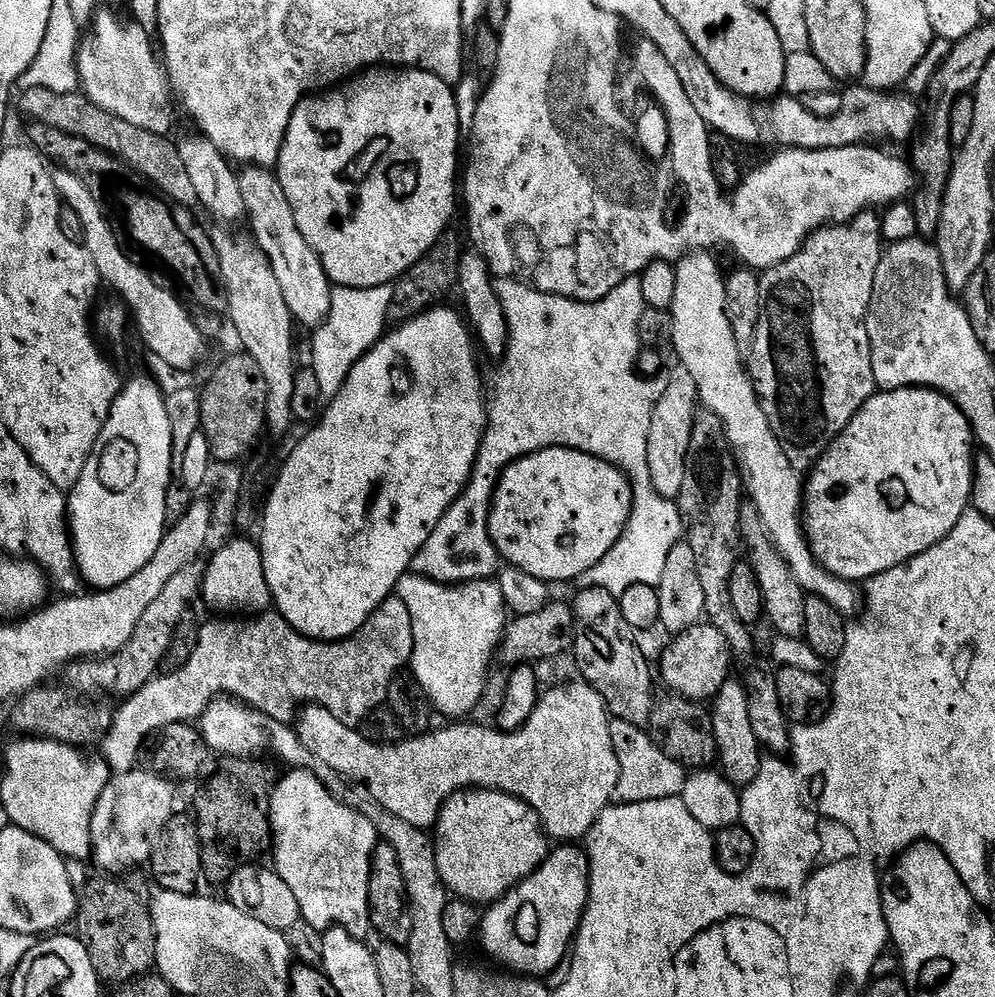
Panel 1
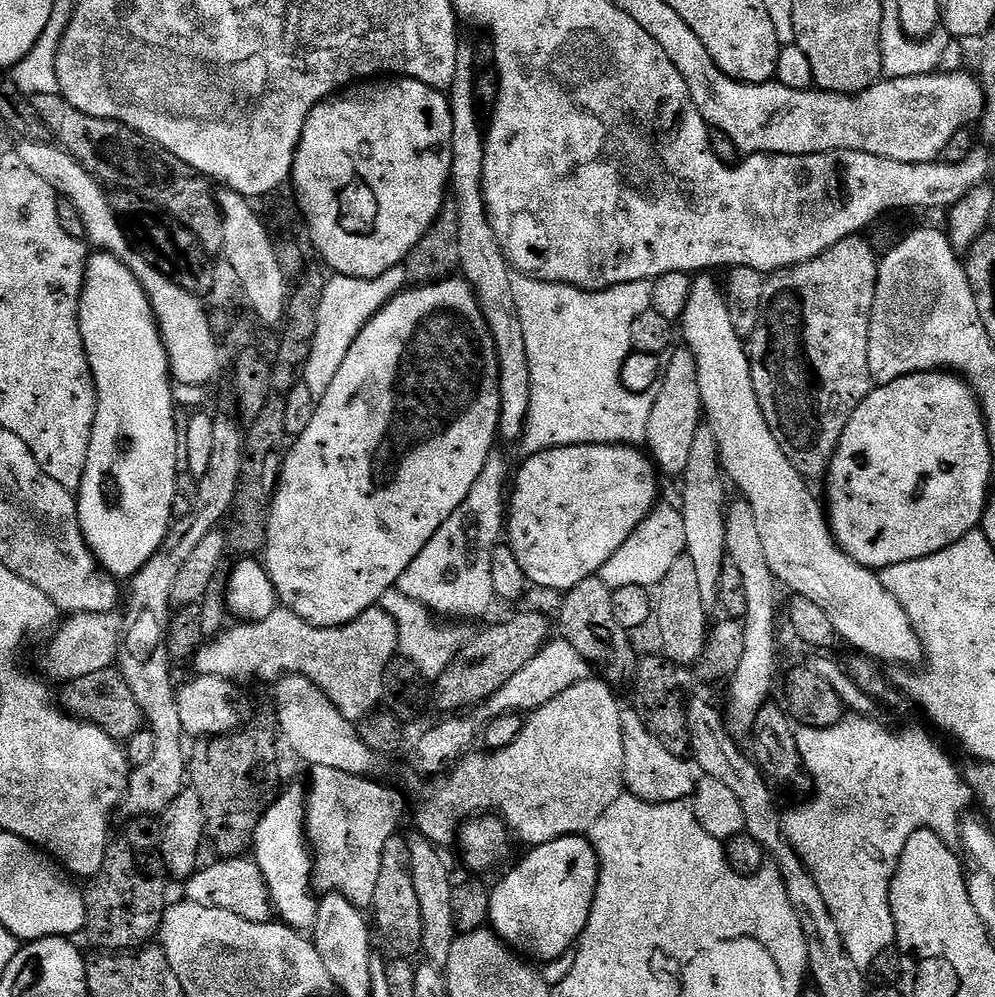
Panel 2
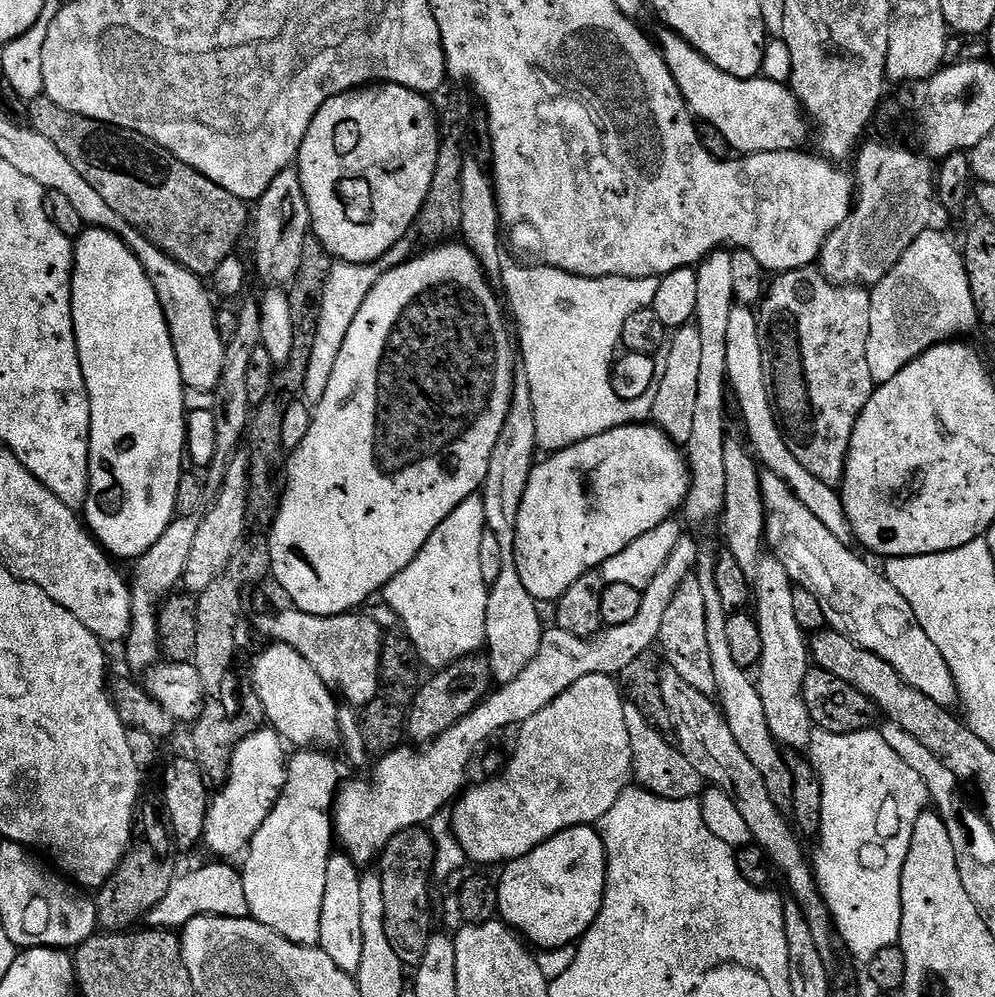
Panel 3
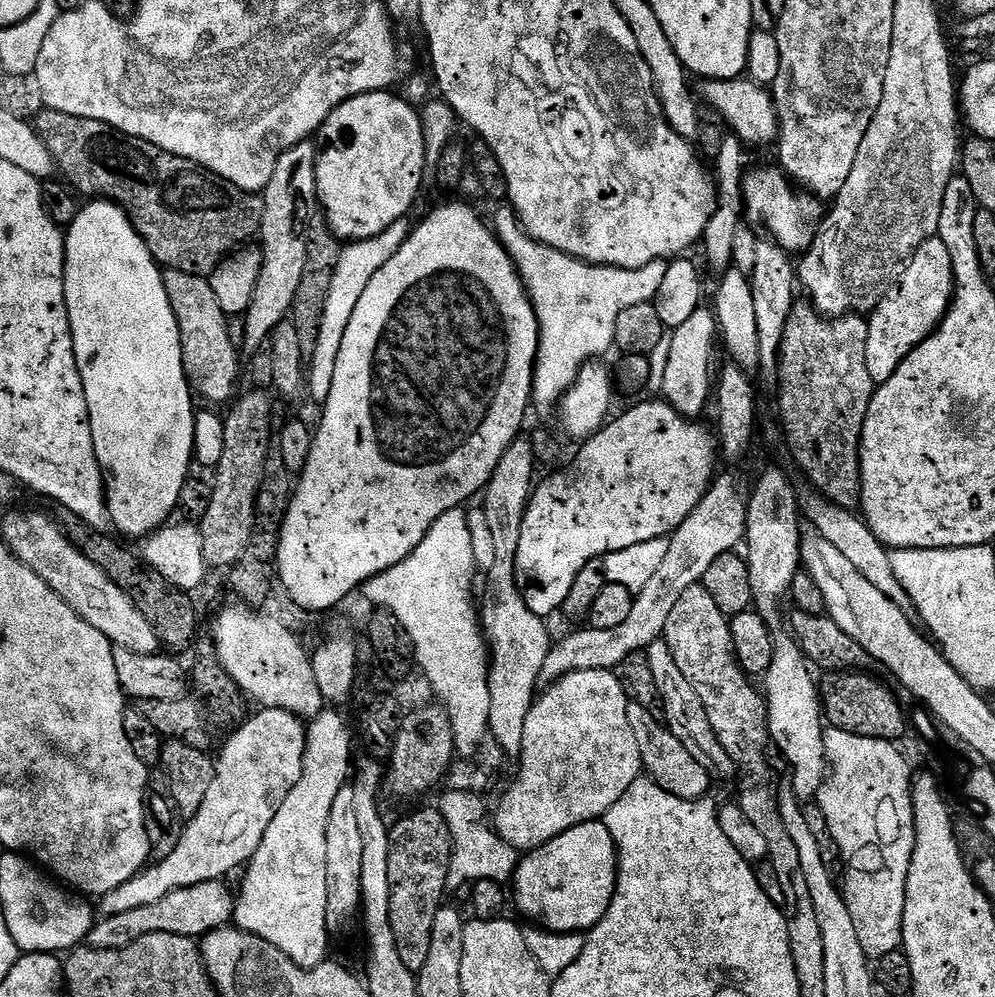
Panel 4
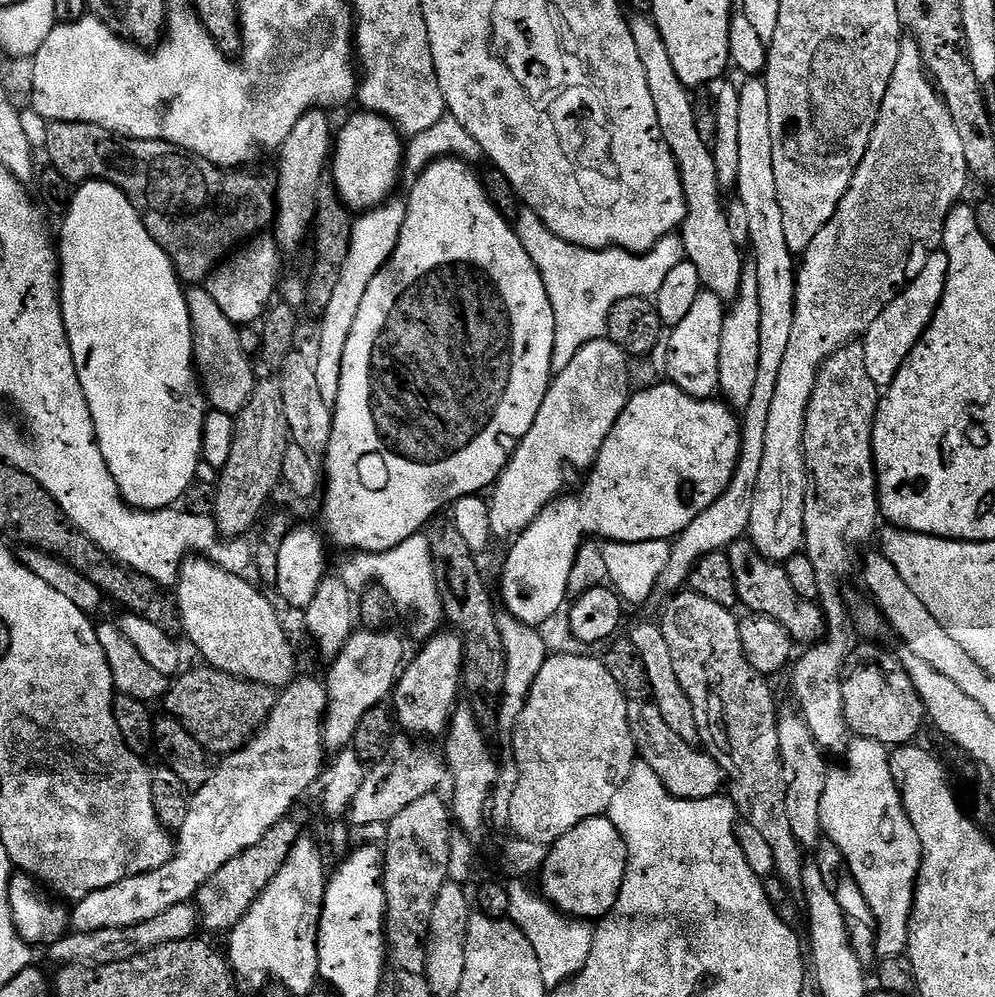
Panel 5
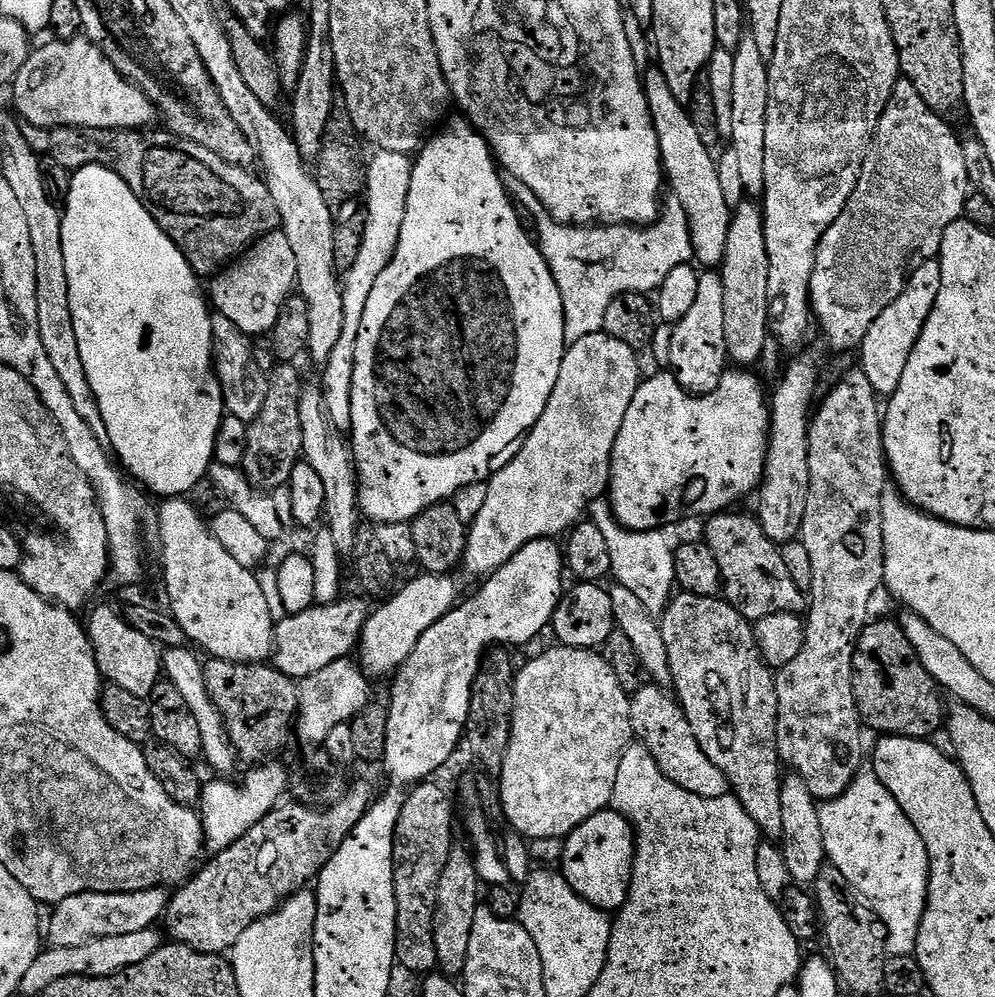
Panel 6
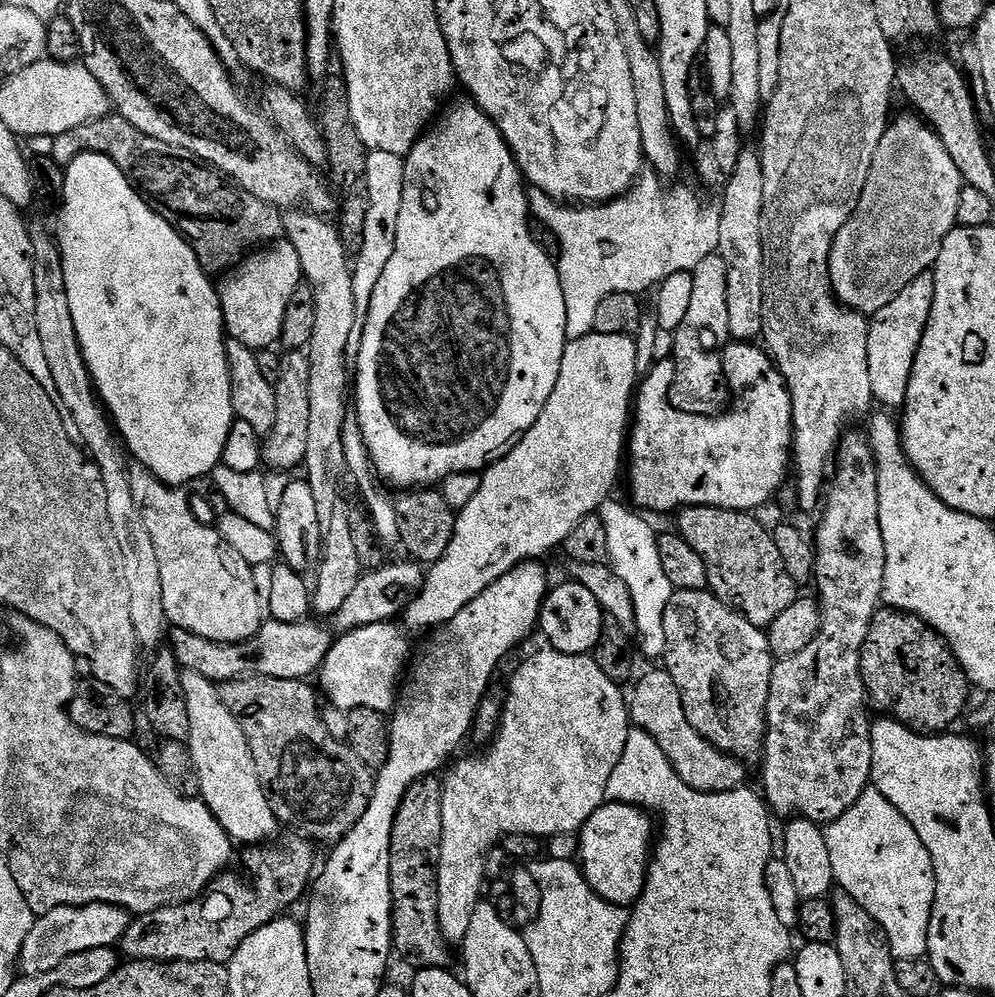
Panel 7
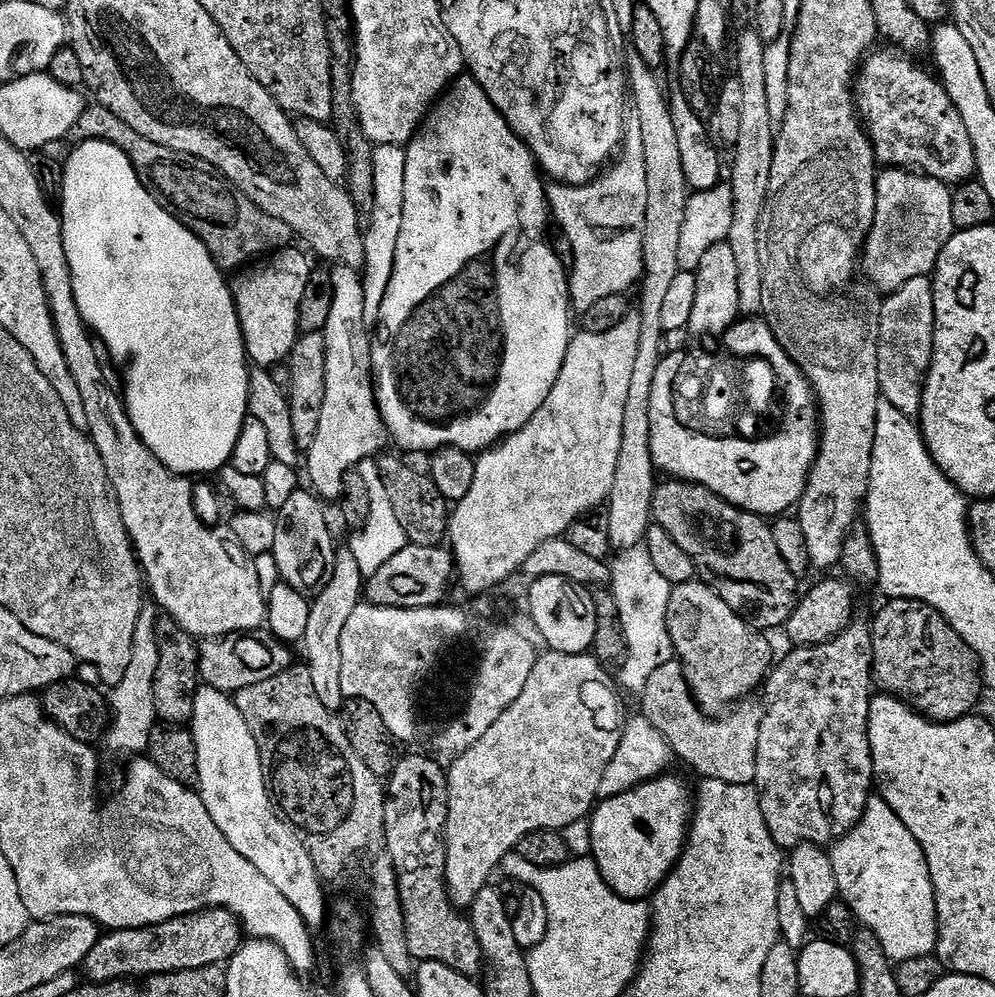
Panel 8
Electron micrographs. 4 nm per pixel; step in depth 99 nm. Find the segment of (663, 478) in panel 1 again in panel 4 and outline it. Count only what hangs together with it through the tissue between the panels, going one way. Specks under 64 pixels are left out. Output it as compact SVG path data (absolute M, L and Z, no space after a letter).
M702 306L698 310L694 310L694 314L687 320L682 322L682 326L671 329L670 339L666 344L666 352L668 348L668 357L664 360L664 373L659 373L658 388L661 388L663 399L674 410L678 410L678 414L682 414L688 420L699 421L700 415L704 412L704 407L709 407L710 401L714 396L714 368L712 372L712 355L715 354L716 348L718 352L718 329L716 327L716 314L711 307Z

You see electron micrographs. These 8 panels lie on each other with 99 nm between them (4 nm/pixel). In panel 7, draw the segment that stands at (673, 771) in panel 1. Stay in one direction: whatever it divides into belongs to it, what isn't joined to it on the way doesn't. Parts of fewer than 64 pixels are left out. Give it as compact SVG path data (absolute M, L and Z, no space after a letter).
M668 671L648 672L637 682L632 696L630 692L630 720L635 727L646 730L646 734L654 738L656 747L670 758L674 770L678 770L678 778L682 778L686 786L699 792L729 792L745 787L747 780L744 779L748 776L745 761L727 756L690 726L682 706L682 694Z

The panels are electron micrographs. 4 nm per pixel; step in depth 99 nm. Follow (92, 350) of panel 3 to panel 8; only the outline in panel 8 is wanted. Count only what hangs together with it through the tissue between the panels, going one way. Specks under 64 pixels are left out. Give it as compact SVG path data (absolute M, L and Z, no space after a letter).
M88 140L84 144L76 144L73 149L68 165L65 163L62 168L62 199L58 204L58 215L64 235L66 262L70 266L70 278L74 286L74 302L78 302L78 314L82 314L84 323L94 333L95 339L103 347L104 344L108 347L110 355L128 360L128 369L124 372L124 388L122 387L124 408L138 438L146 442L154 458L158 458L162 466L166 466L171 472L177 472L180 476L197 478L196 476L202 475L203 472L219 473L221 468L231 461L238 434L248 416L250 361L244 348L244 335L238 322L236 303L229 281L224 281L225 273L214 262L204 243L186 226L182 226L182 222L178 222L169 212L162 210L162 206L158 206L155 198L142 186L140 175L136 173L126 154L118 150L118 146L101 140Z

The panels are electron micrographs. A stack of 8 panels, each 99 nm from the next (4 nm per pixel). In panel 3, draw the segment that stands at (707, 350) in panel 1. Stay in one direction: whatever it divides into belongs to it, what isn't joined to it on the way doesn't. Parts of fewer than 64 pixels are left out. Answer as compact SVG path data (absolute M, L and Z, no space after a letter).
M767 470L761 471L760 490L764 499L764 538L767 547L774 559L782 562L782 566L786 566L786 574L790 574L793 585L810 590L810 594L814 594L814 598L822 602L822 614L826 614L828 619L827 627L858 642L858 646L870 650L870 654L878 654L878 658L886 658L886 662L890 662L890 666L894 666L894 670L898 670L898 674L902 674L902 678L906 678L906 682L910 682L914 690L922 690L926 698L934 698L934 702L951 709L958 700L956 680L950 674L950 666L946 658L942 658L942 650L938 650L938 646L930 642L926 630L922 630L910 602L906 602L906 598L902 598L898 590L894 590L887 576L877 569L876 573L863 560L865 557L859 551L851 552L853 549L849 545L834 538L834 534L830 534L826 526L822 526L821 520L806 506L802 506L798 498L794 498L794 490L790 490L790 486L782 482L782 478Z

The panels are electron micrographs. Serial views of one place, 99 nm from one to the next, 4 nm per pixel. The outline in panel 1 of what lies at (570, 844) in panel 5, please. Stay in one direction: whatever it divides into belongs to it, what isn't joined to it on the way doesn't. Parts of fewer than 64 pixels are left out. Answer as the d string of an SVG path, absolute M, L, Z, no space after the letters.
M560 846L522 881L483 913L478 944L505 969L529 978L544 978L569 955L588 905L590 866L588 853L580 846Z

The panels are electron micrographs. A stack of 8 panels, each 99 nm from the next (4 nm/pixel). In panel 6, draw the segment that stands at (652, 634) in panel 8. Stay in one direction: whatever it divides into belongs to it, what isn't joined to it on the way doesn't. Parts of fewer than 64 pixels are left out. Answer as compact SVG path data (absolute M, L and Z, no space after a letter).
M593 507L590 512L590 522L602 530L606 537L606 546L610 549L610 562L612 563L611 575L615 583L626 586L650 610L650 614L659 617L668 607L669 600L674 595L676 588L676 575L674 574L674 558L676 553L673 545L668 545L668 540L663 536L663 531L632 532L617 524L611 507Z

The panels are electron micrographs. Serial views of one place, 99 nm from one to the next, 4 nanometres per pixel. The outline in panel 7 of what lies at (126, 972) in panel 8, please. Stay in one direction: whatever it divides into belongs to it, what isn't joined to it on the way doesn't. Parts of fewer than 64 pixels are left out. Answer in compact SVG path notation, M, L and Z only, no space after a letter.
M292 834L289 840L279 840L252 846L245 851L248 853L244 856L244 868L252 879L252 888L232 870L225 871L209 884L203 896L187 900L185 904L139 913L120 939L119 951L123 955L125 952L129 961L156 960L165 964L181 960L226 966L250 934L283 917L291 904L300 899L301 903L313 883L318 868L313 841L299 834Z

